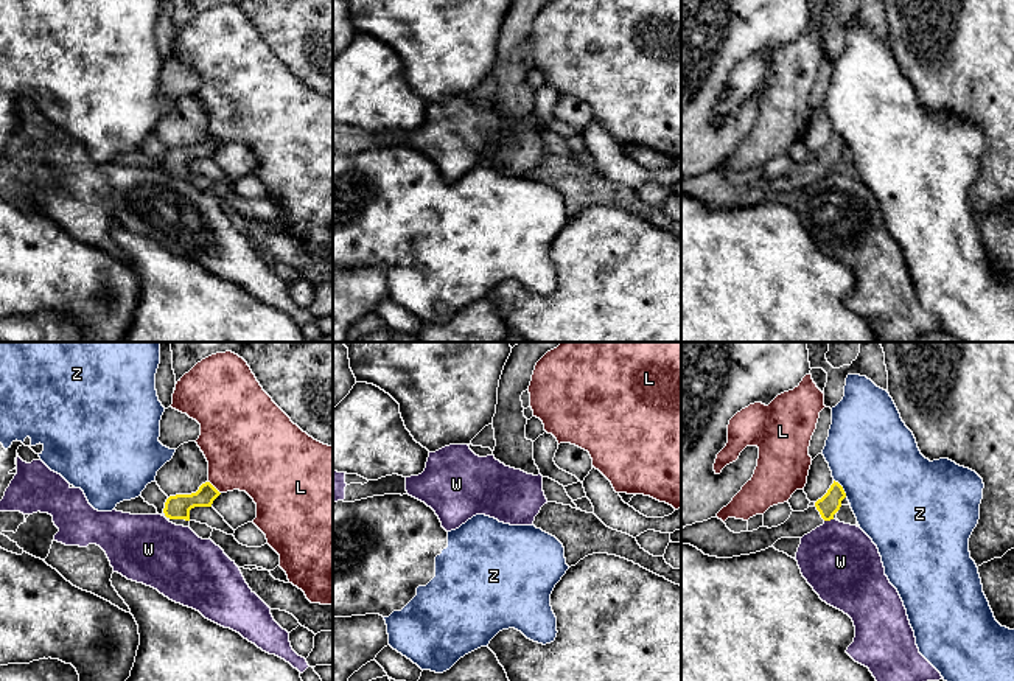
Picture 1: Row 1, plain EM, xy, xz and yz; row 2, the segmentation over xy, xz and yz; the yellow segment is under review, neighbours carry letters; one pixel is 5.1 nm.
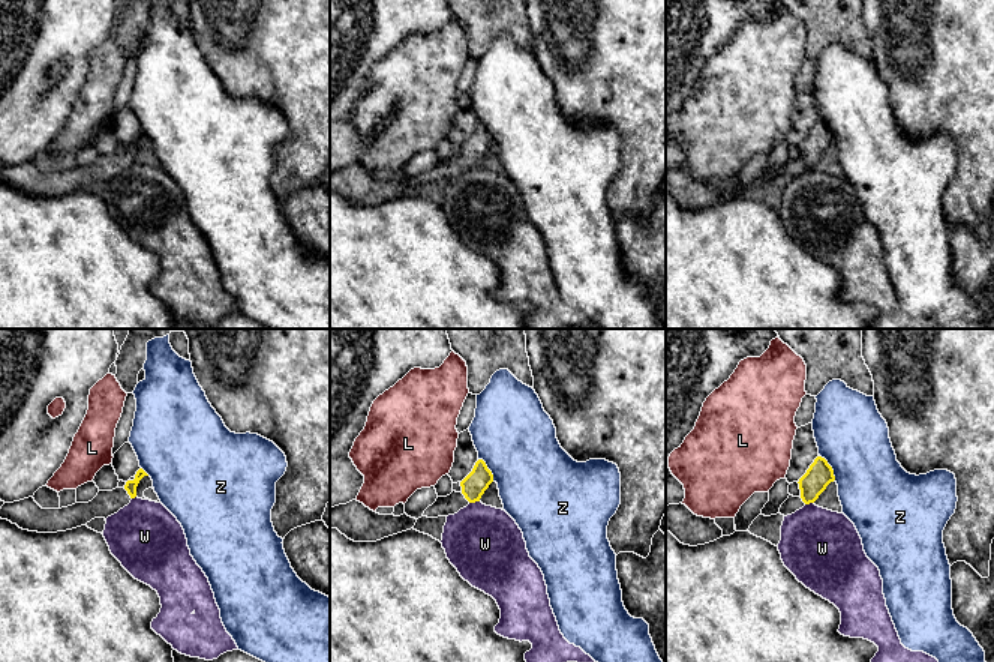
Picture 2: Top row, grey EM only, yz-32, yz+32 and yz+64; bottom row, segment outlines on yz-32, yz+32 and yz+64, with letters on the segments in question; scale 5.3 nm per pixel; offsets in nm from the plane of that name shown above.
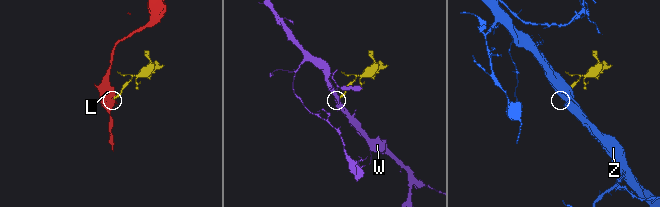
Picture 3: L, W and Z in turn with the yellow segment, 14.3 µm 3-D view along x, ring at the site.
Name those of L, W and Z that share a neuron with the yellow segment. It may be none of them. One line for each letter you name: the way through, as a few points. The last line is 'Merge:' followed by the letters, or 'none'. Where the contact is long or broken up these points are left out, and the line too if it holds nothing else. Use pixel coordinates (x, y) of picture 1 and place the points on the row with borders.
Merge: none

